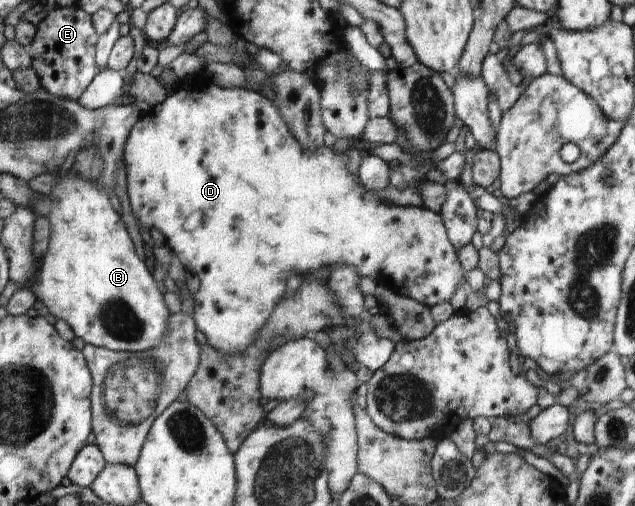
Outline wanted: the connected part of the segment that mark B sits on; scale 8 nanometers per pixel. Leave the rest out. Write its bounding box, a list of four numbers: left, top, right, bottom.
[32,170,170,354]

